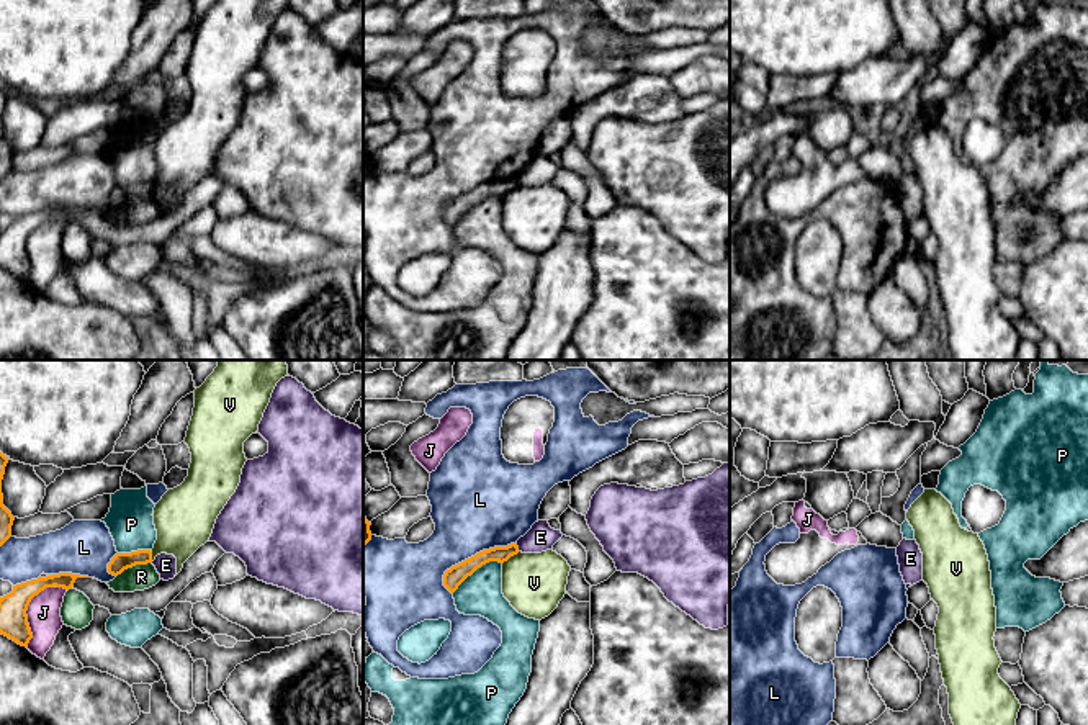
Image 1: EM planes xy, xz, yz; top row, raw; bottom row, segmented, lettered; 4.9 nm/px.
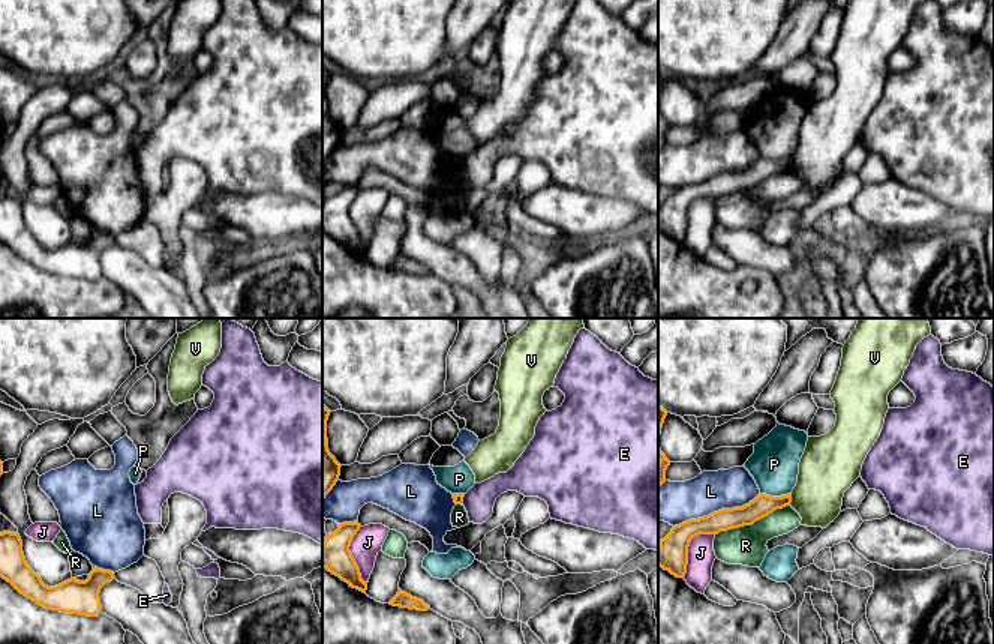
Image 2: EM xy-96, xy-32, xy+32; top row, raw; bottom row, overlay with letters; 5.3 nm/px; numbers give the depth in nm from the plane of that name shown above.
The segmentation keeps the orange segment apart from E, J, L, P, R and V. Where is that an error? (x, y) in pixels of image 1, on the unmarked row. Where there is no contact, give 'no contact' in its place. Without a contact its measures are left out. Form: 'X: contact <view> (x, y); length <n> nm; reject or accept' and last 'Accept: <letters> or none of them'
E: contact xz (517, 180); length 50 nm; reject
J: contact xy (28, 238); length 360 nm; reject
L: contact xz (475, 189); length 420 nm; reject
P: contact xz (476, 202); length 300 nm; reject
R: contact xy (133, 198); length 190 nm; reject
V: contact xz (511, 189); length 110 nm; reject
Accept: none of them

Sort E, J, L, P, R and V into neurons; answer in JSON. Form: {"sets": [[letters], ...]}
{"sets": [["E"], ["J"], ["L"], ["P"], ["R"], ["V"]]}

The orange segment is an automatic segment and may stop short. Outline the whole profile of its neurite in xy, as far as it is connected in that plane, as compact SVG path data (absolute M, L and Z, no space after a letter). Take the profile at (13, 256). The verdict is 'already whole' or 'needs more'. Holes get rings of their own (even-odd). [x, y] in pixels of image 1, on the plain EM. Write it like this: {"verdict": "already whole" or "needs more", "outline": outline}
{"verdict": "already whole", "outline": "M59 206L46 211L31 213L13 219L13 224L0 231L0 267L28 281L33 272L28 257L28 239L34 229L46 221L64 221L72 223L77 211L88 211L72 206Z"}

